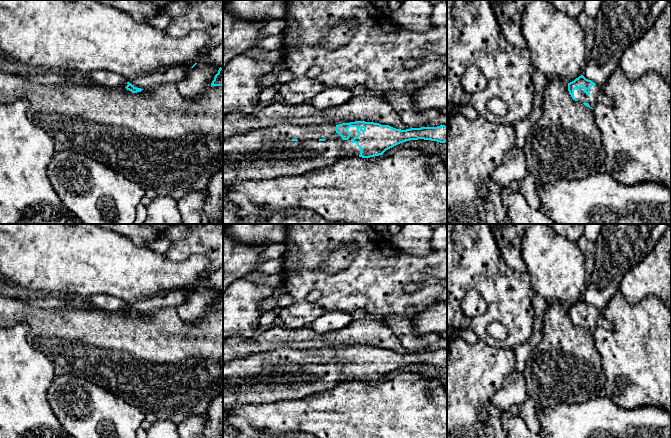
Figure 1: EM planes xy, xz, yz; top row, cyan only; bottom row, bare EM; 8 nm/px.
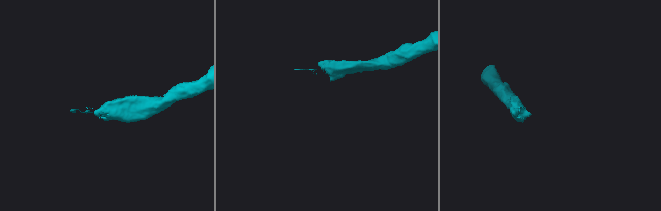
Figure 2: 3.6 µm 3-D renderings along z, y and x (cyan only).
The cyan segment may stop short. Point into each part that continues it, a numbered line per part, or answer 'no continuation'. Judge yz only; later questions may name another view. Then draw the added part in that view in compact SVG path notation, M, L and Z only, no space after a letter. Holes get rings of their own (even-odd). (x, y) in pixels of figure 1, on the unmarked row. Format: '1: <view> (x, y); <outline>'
1: yz (597, 319); M592 310L590 312L590 318L587 319L583 311L580 311L580 314L574 314L574 321L581 327L588 327L591 332L594 332L598 327L604 327L608 330L612 330L613 324L612 322L604 316L603 312L600 310Z

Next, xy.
no continuation

